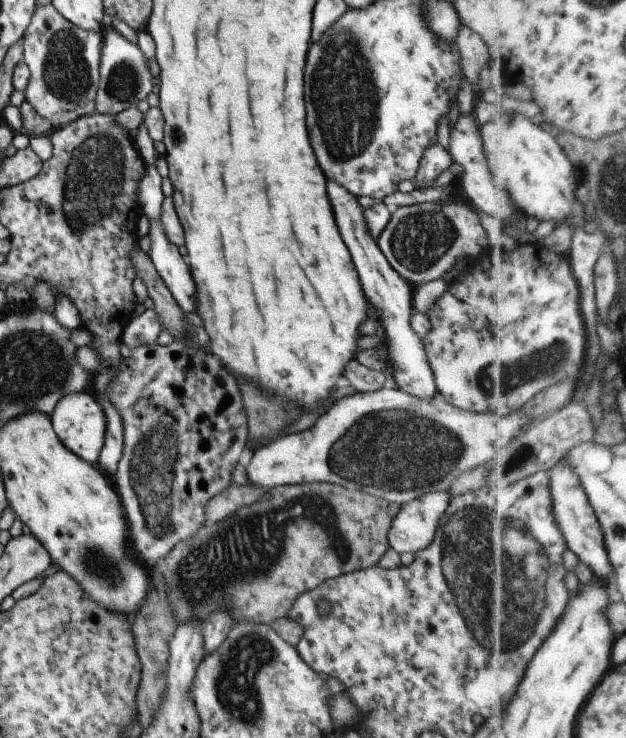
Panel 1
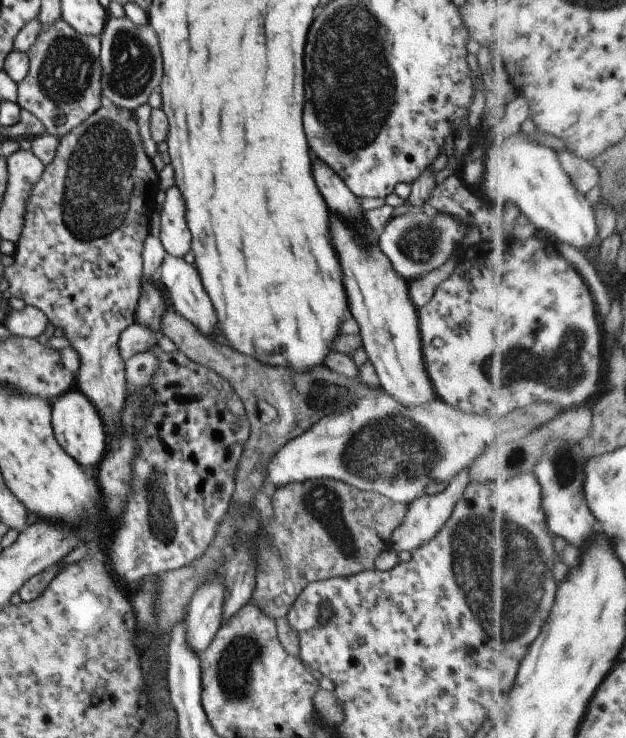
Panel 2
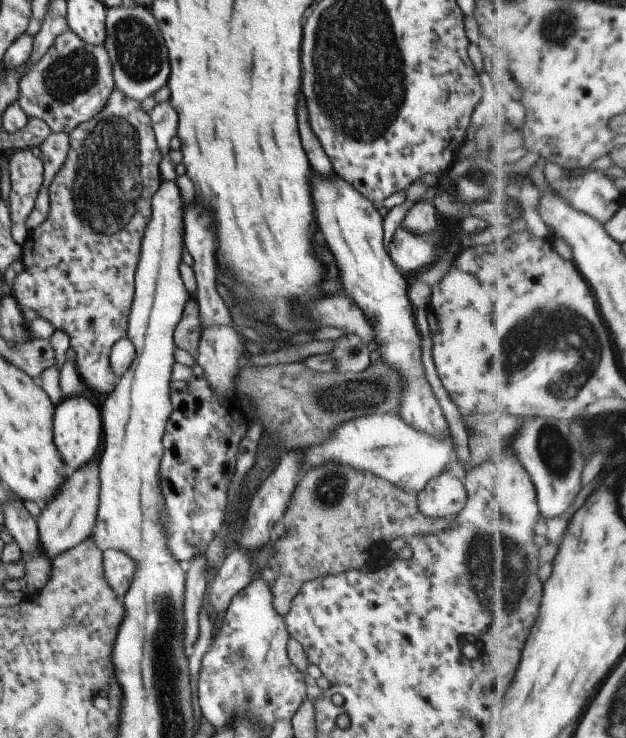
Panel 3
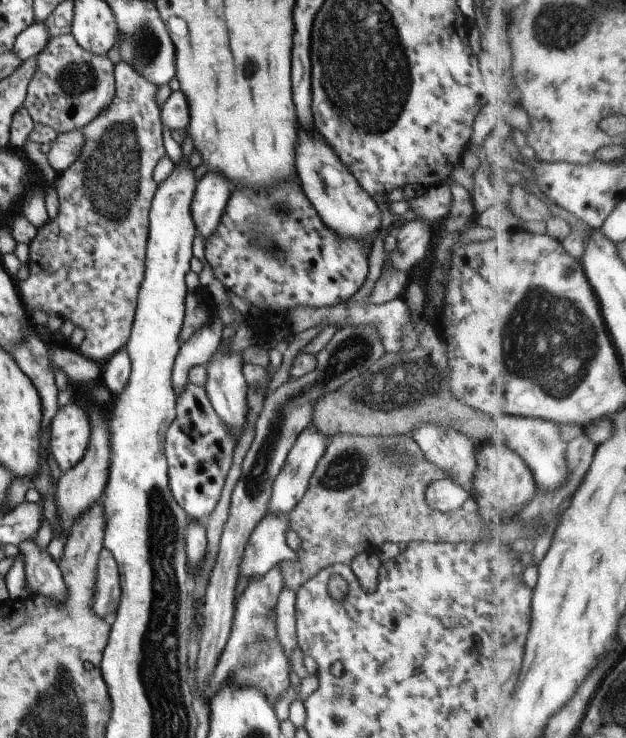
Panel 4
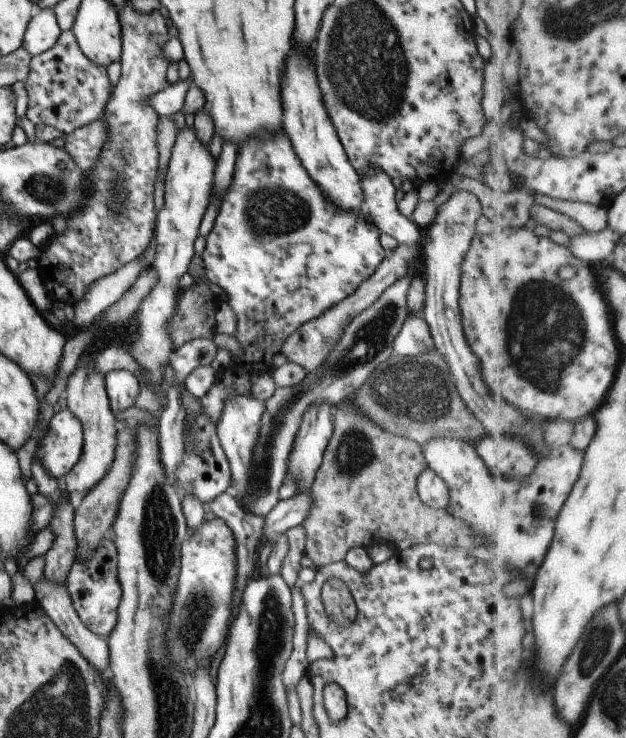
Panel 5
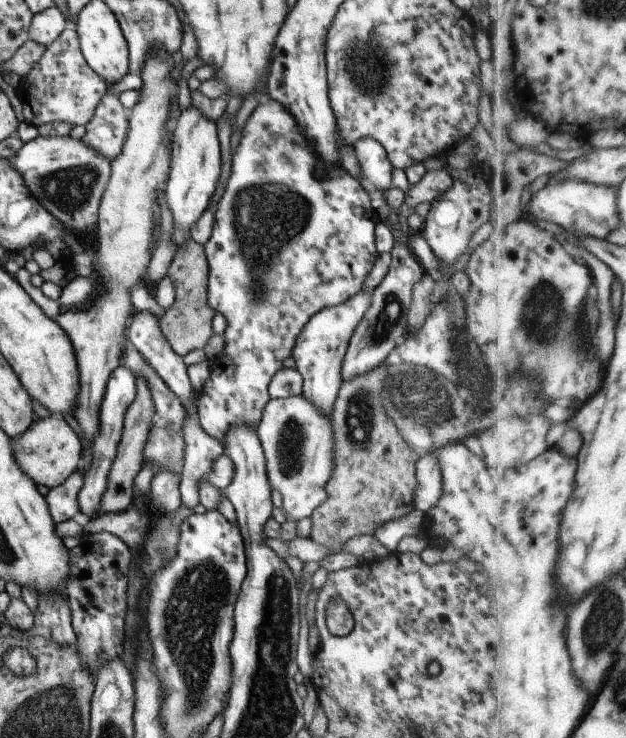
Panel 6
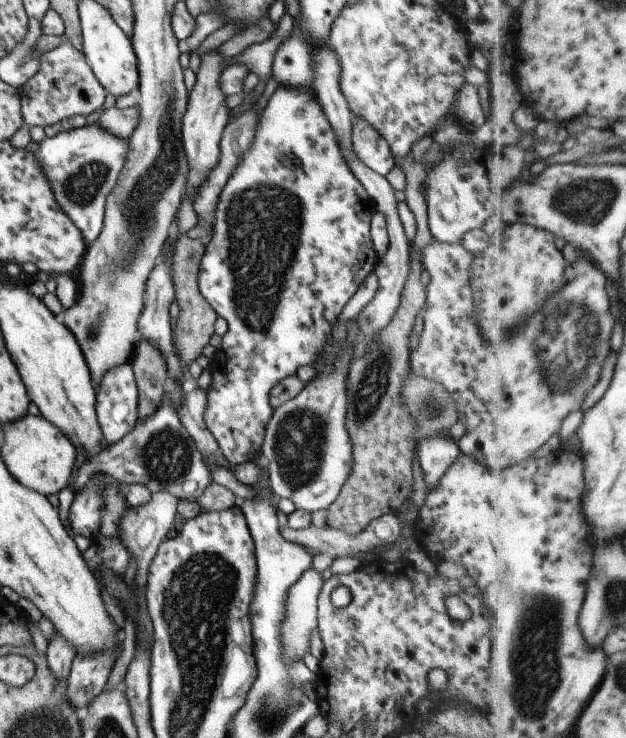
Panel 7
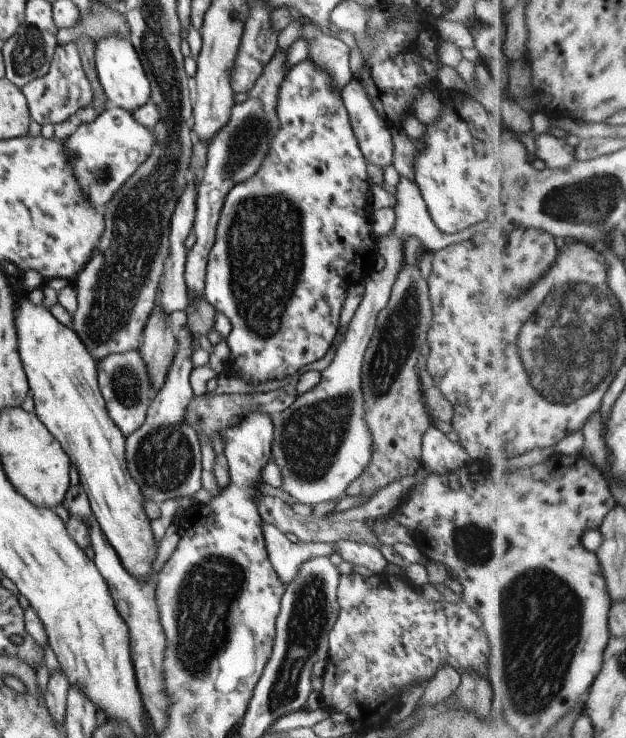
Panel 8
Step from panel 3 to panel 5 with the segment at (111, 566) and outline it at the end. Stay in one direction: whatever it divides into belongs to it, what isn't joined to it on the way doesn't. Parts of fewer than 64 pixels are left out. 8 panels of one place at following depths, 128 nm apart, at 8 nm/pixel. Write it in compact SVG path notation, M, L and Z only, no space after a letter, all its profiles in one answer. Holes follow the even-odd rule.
M103 538L89 560L79 560L76 555L74 556L64 584L81 624L105 640L109 638L111 629L115 626L117 605L121 596L121 588L117 580L117 563L116 548L112 540Z

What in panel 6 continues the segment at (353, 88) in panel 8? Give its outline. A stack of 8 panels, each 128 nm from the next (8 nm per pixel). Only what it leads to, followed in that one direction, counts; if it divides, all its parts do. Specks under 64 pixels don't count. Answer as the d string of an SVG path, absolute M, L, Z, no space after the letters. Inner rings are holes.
M366 137L355 142L353 150L358 167L358 176L356 177L358 184L369 198L381 197L379 196L380 193L385 193L391 188L391 173L393 170L383 148L373 138Z

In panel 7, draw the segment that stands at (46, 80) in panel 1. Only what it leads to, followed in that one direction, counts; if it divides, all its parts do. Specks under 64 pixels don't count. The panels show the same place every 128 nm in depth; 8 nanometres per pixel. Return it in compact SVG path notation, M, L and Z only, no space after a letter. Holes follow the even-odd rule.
M66 38L61 40L59 46L41 55L37 74L33 74L33 78L29 78L25 86L20 86L17 90L19 96L25 98L21 106L29 112L29 116L23 116L23 125L41 126L41 128L65 121L70 116L89 116L91 112L101 108L106 96L103 87L89 70L83 54L77 52L76 47ZM33 108L35 116L31 116Z

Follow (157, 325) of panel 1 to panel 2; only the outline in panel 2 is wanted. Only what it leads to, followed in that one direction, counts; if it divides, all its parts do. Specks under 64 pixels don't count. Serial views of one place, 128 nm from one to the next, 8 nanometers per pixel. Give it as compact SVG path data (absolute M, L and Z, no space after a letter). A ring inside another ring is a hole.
M134 322L120 333L117 354L125 362L135 354L152 350L159 336L155 331L151 331L151 327L139 326Z

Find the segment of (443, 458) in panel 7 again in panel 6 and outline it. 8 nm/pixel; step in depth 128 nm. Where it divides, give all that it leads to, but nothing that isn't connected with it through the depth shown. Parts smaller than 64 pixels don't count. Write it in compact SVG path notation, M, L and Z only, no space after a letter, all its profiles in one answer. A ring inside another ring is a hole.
M437 449L418 458L415 464L414 509L421 513L433 509L441 497L442 487L440 471L436 464L436 452Z

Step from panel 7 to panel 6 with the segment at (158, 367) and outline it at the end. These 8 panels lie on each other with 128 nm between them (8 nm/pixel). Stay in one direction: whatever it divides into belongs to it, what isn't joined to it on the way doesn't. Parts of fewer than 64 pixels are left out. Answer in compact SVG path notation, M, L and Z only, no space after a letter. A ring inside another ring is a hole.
M136 379L136 396L128 410L125 412L120 440L118 441L114 460L111 462L108 474L106 475L106 488L99 498L96 508L97 516L108 513L124 512L132 504L133 480L142 466L142 451L148 438L149 425L154 419L154 407L151 396L147 391L142 379Z

